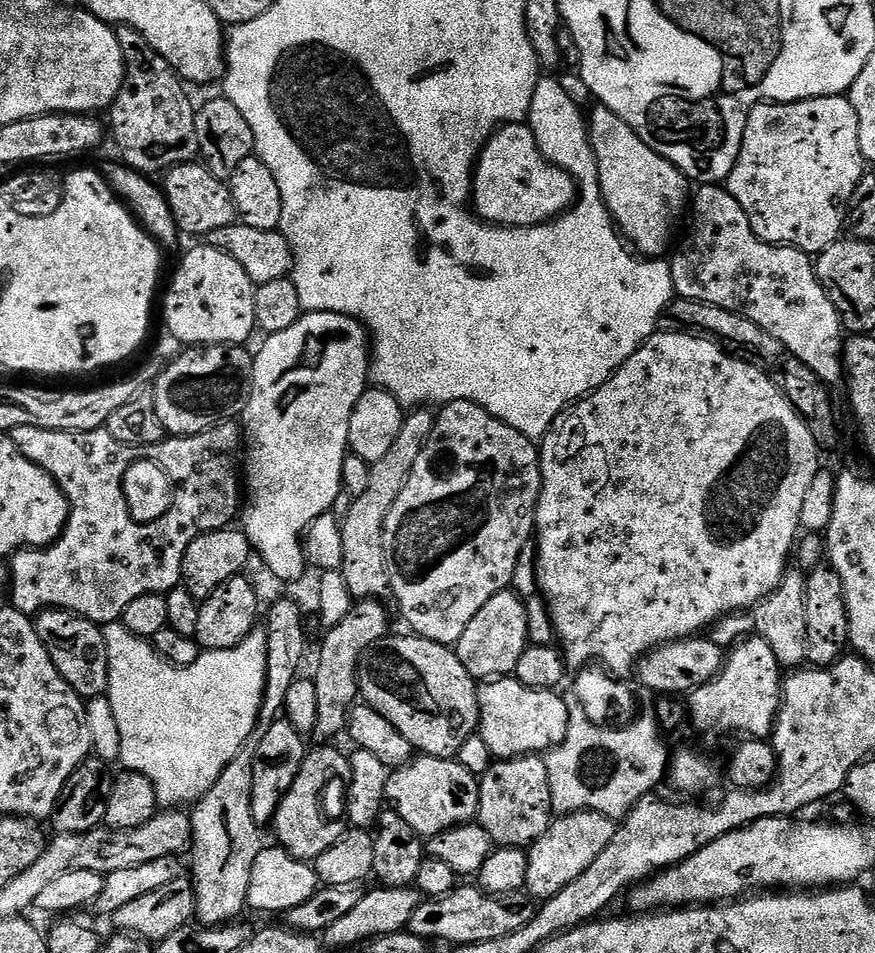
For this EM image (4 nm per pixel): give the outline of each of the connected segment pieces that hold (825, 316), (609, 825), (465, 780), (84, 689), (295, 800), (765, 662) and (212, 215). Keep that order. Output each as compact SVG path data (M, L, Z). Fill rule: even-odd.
M704 186L700 193L690 200L692 225L680 244L680 249L670 256L672 266L672 290L679 299L702 302L718 306L722 310L737 312L739 316L750 318L766 334L773 336L785 353L788 352L797 364L804 364L823 384L835 386L844 380L844 341L846 329L834 302L822 290L813 257L797 248L785 248L778 244L768 244L758 239L748 224L746 210L728 193L724 186Z
M569 812L553 819L552 825L527 849L528 865L524 886L529 896L537 901L549 900L557 896L578 874L586 874L586 869L610 846L610 838L614 838L618 824L608 816L597 812Z
M417 755L389 775L386 797L394 811L400 815L400 820L406 822L406 826L413 828L422 838L442 834L459 824L473 823L480 814L480 781L474 774L470 774L470 770L463 768L456 758L443 760L437 756Z
M49 608L35 617L36 633L42 638L42 646L50 654L50 662L66 678L66 682L85 701L103 696L108 691L108 655L106 638L101 625L77 616L75 612L64 612L61 608Z
M316 746L307 753L302 767L294 778L290 790L282 798L282 802L276 811L274 829L276 828L275 843L289 852L296 860L305 862L315 862L330 846L334 846L342 835L342 828L336 824L331 824L324 817L324 812L320 809L320 795L324 792L324 787L328 784L328 771L331 768L345 767L346 756L343 756L336 746Z
M761 638L740 640L727 653L724 668L706 686L687 693L686 712L700 732L744 732L748 738L768 738L780 712L782 667Z
M203 163L174 165L163 173L162 178L164 197L168 199L177 228L185 237L207 238L214 230L222 230L222 226L237 223L231 187L221 177L215 176Z

